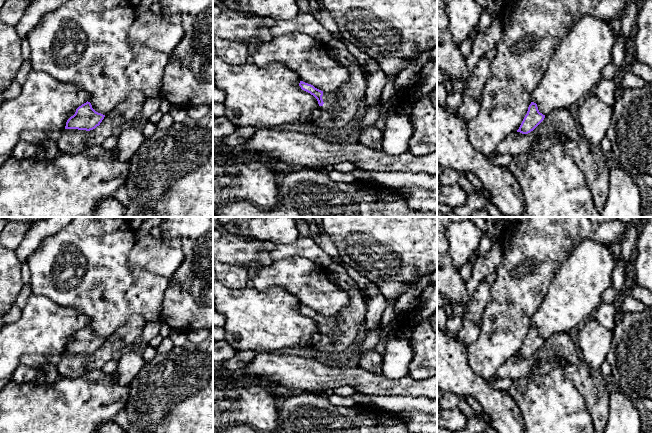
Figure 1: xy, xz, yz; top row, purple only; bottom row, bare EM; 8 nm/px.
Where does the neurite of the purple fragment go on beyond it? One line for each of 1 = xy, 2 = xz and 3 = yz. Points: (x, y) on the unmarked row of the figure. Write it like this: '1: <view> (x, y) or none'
1: none
2: xz (329, 322)
3: none

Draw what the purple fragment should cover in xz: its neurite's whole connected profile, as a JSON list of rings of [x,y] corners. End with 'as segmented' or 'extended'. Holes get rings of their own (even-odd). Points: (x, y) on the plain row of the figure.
[[[300,305],[299,310],[302,314],[313,319],[317,323],[319,330],[322,332],[332,331],[337,326],[336,316],[323,316],[315,312],[313,309],[303,305]]]; extended

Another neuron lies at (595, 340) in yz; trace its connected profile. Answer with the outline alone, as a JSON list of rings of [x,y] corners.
[[[594,317],[584,322],[579,329],[579,351],[585,363],[598,374],[606,361],[613,340],[612,331],[602,326]]]

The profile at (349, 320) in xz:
[[[333,262],[328,268],[330,280],[348,292],[349,305],[337,315],[337,326],[332,331],[319,331],[312,336],[310,348],[325,353],[344,352],[358,336],[366,318],[366,302],[344,266]]]

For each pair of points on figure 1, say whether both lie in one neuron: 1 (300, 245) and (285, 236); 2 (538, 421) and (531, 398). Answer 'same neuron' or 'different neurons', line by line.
1: different neurons
2: same neuron

